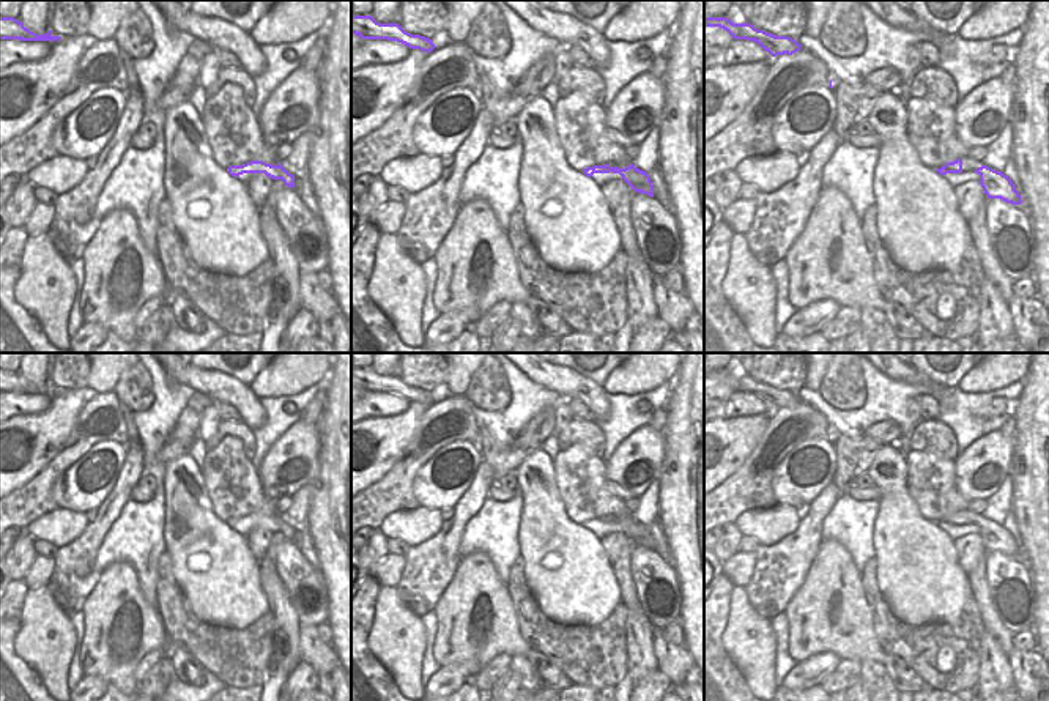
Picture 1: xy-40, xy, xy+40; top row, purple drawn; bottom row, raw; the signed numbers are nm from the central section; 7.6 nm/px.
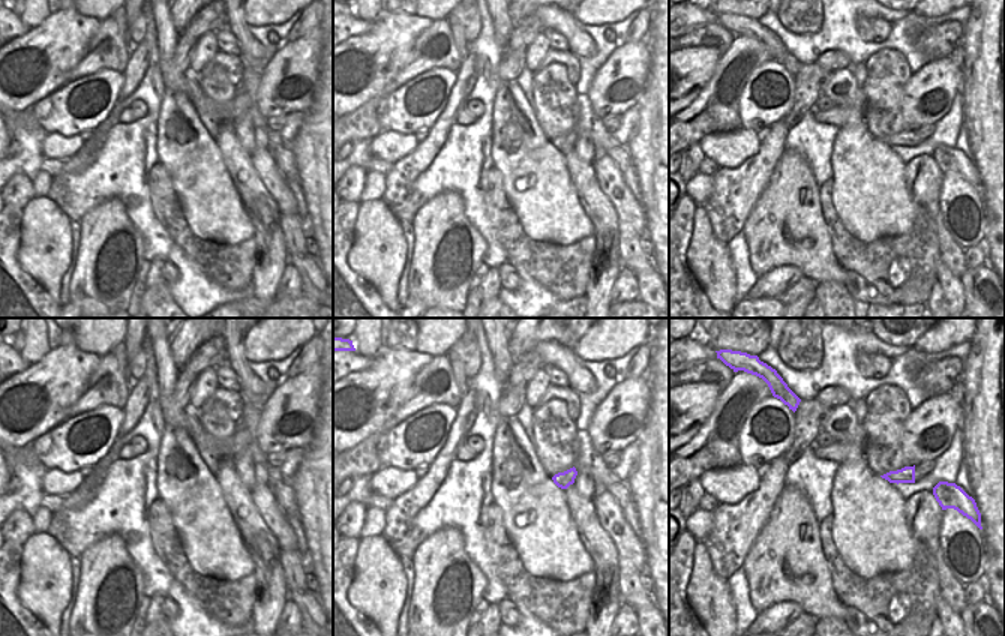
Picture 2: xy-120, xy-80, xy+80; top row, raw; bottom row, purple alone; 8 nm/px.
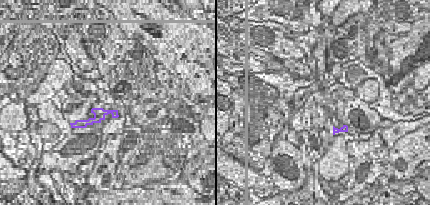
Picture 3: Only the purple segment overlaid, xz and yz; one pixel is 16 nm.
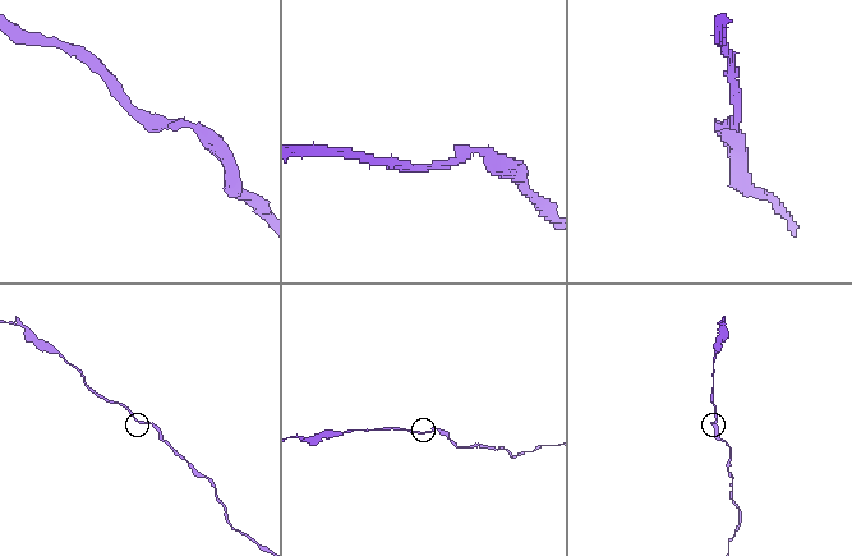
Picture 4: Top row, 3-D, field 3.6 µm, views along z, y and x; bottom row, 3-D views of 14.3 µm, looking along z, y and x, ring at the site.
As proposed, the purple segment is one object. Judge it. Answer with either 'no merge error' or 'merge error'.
no merge error

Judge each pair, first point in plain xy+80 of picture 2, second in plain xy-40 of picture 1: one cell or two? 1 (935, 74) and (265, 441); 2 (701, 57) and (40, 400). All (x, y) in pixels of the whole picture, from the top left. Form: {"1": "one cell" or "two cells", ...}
{"1": "two cells", "2": "two cells"}

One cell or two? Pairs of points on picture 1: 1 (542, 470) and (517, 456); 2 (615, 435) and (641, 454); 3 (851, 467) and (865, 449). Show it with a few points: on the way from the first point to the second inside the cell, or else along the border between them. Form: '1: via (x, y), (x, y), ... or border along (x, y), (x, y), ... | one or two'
1: border along (541, 448), (531, 452), (514, 473) | two
2: border along (646, 424), (633, 430), (605, 462) | two
3: via (852, 462), (860, 454) | one

